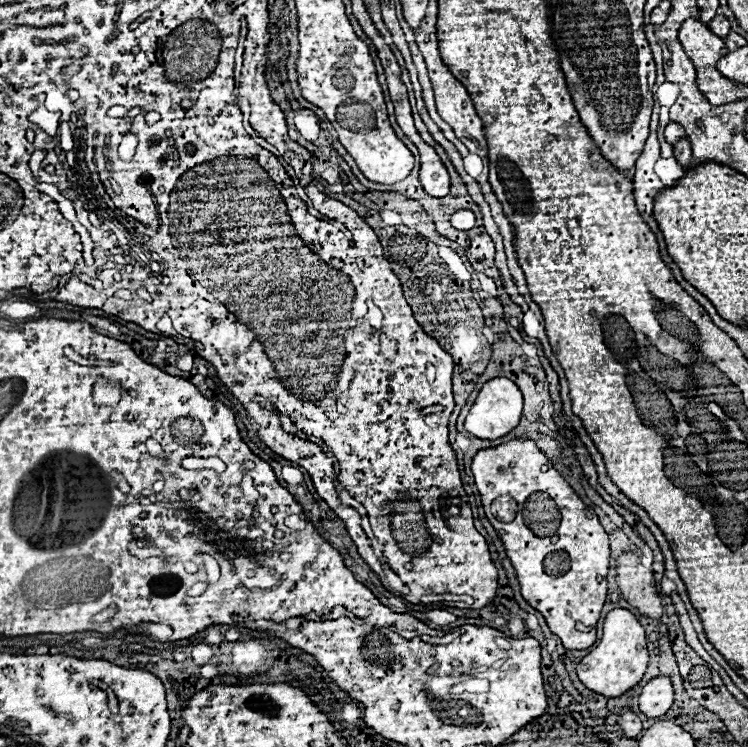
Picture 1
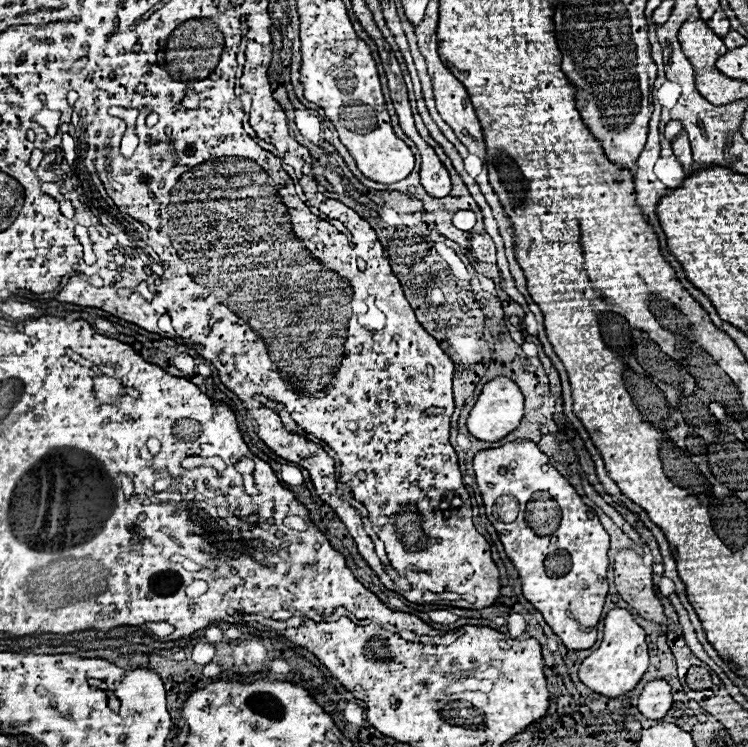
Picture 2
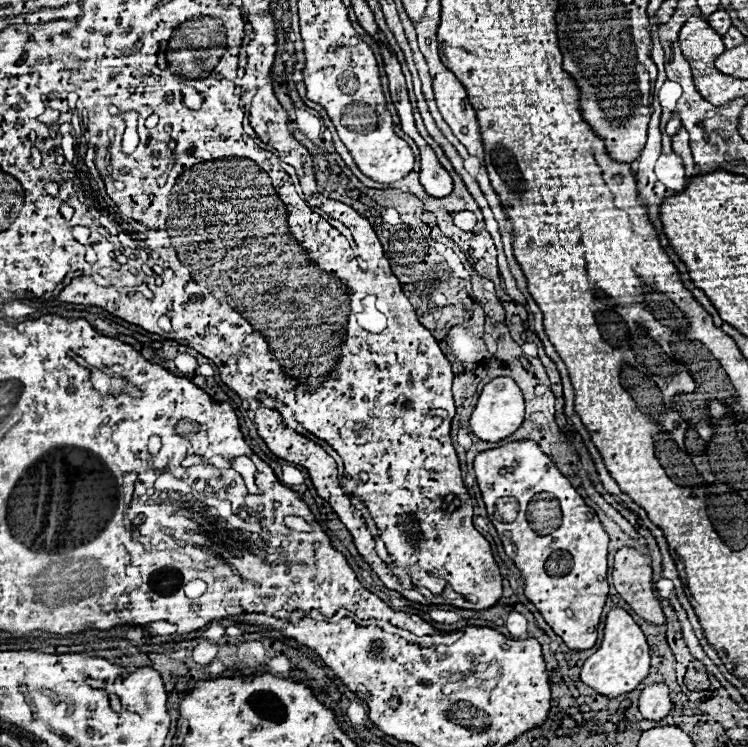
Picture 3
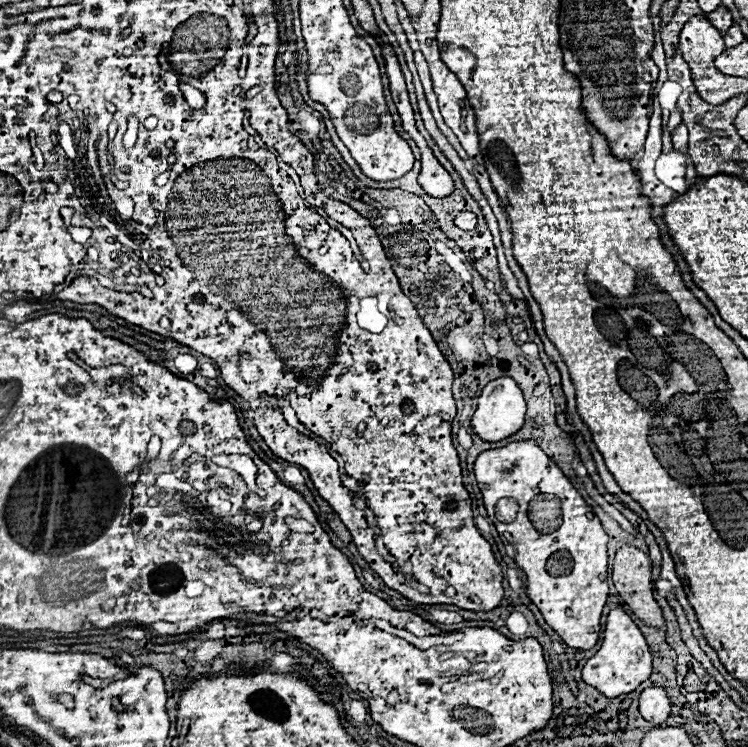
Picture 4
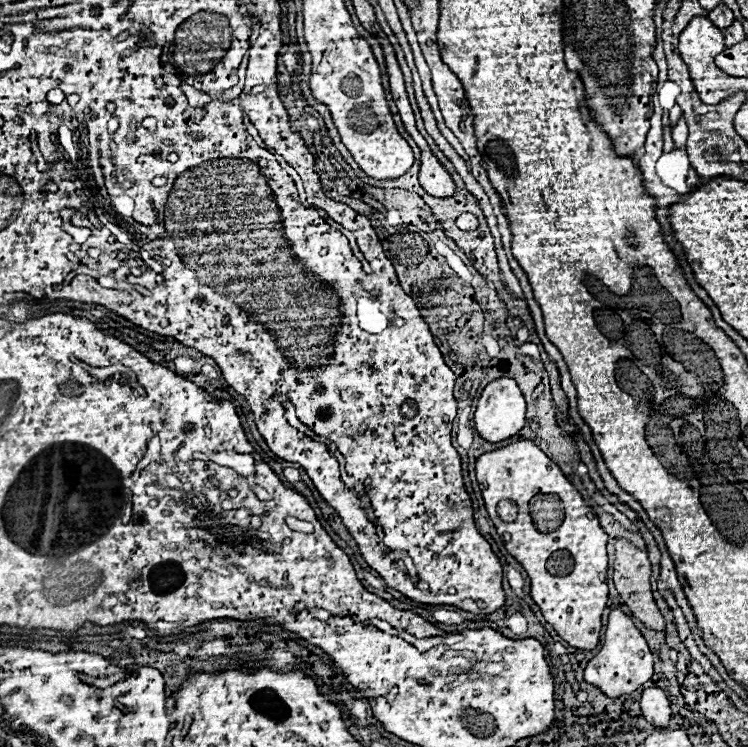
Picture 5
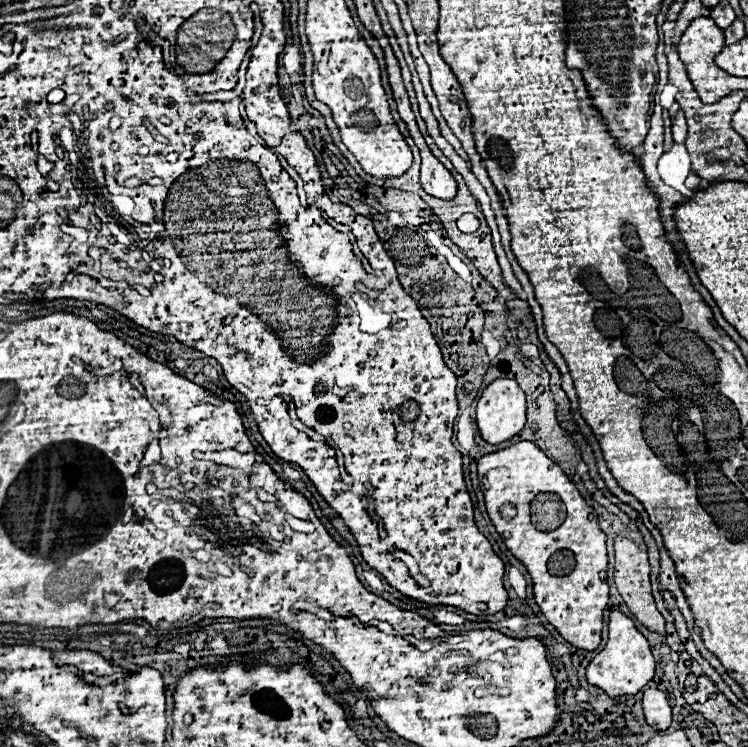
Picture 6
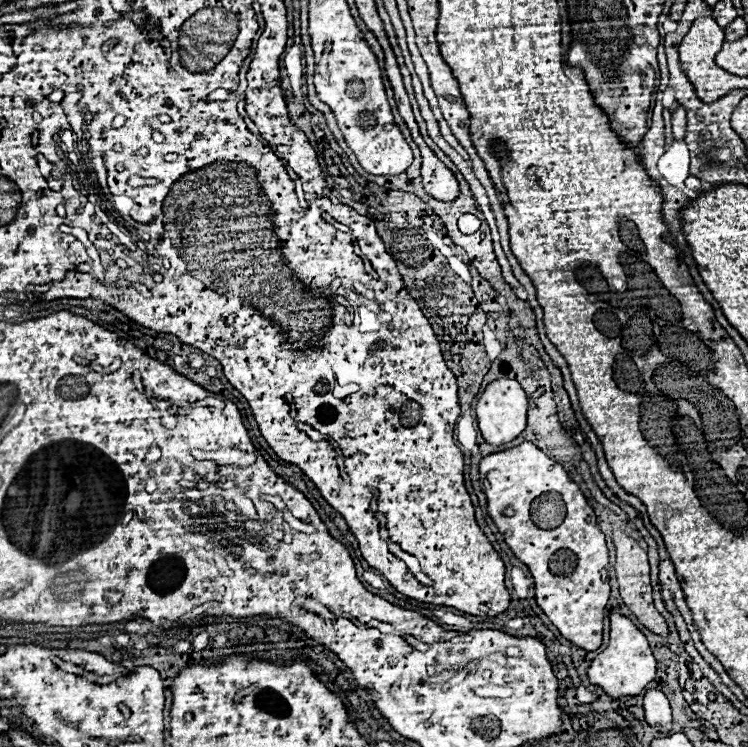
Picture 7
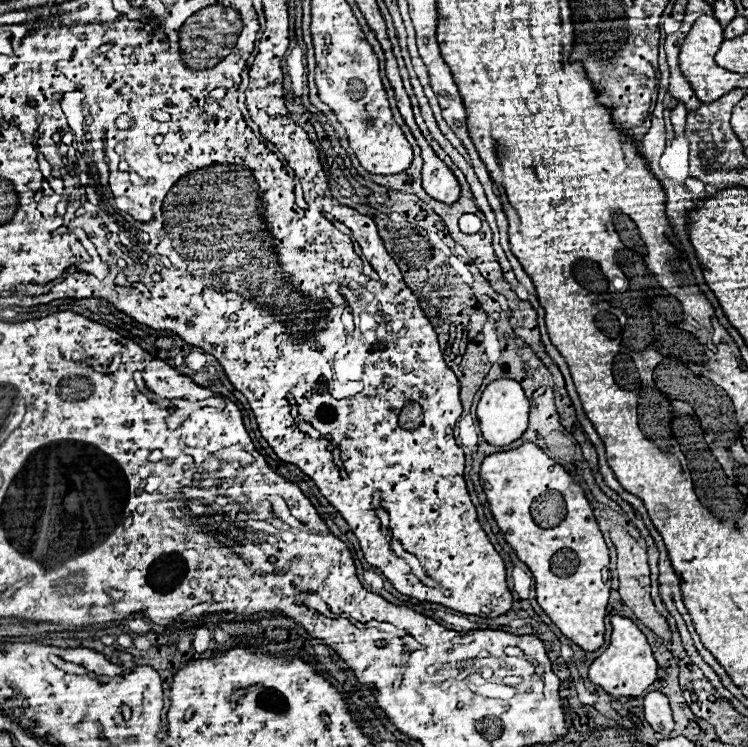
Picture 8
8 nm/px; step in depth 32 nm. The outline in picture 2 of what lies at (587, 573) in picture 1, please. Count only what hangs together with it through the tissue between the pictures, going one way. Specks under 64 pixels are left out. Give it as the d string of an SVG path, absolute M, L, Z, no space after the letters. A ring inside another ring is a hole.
M516 440L500 448L480 450L474 456L472 466L478 490L486 506L486 514L494 524L508 558L518 570L524 598L544 616L552 632L562 638L568 650L586 650L594 646L596 630L586 628L594 628L598 624L608 594L608 534L594 510L582 502L568 480L560 476L560 472L548 462L548 456L542 454L540 448L530 440ZM504 494L514 496L522 510L526 508L524 516L520 510L520 516L514 520L514 524L504 524L492 518L492 504L498 496ZM556 550L566 550L572 556L572 570L560 578L546 576L544 572L544 558Z

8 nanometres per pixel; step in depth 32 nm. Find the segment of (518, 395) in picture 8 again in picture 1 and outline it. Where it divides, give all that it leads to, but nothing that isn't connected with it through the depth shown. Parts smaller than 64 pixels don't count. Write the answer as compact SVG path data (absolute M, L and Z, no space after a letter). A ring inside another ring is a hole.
M492 378L478 392L470 412L466 414L464 428L480 440L496 440L512 432L518 426L520 416L522 416L522 394L518 386L508 378Z

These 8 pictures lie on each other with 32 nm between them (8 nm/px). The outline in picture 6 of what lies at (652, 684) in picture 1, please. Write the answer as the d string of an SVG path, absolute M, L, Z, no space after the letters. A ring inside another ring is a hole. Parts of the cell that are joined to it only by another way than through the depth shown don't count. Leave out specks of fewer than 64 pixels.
M658 688L644 690L642 708L644 708L644 716L650 726L654 726L656 730L670 728L670 722L672 722L670 702L662 690L658 690Z

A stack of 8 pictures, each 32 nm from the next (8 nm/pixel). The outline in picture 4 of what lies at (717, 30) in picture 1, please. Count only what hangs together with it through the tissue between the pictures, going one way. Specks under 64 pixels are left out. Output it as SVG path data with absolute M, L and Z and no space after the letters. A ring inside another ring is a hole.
M722 4L716 8L716 12L708 14L706 18L708 18L708 20L710 20L710 24L712 24L718 32L722 32L722 34L732 26L732 16L730 16L730 12L728 12Z

